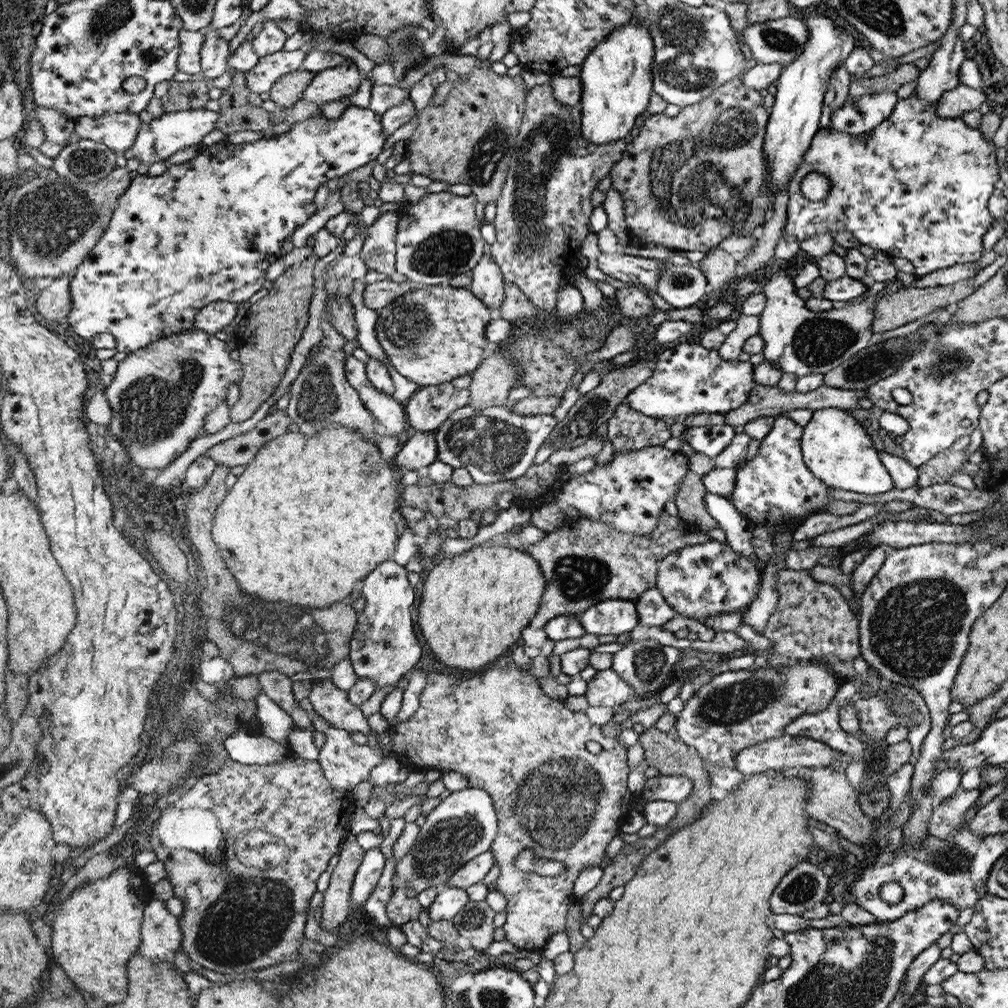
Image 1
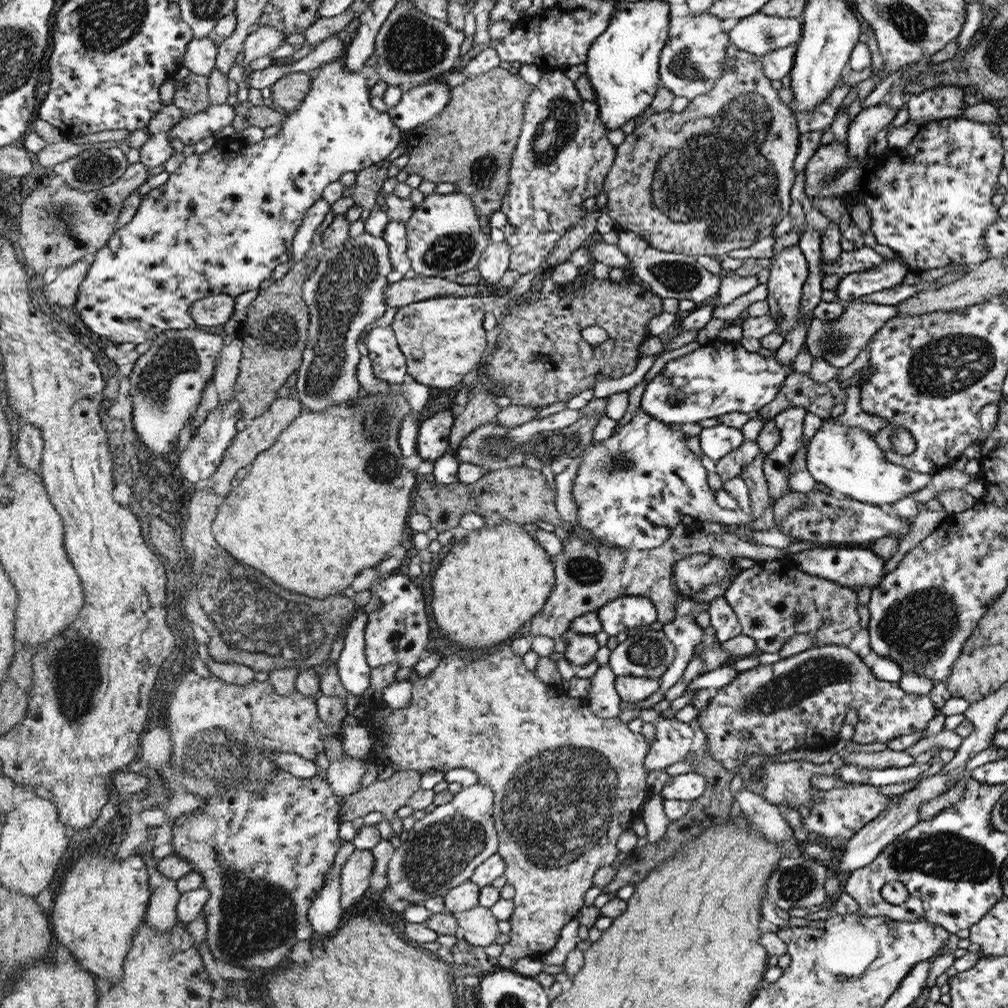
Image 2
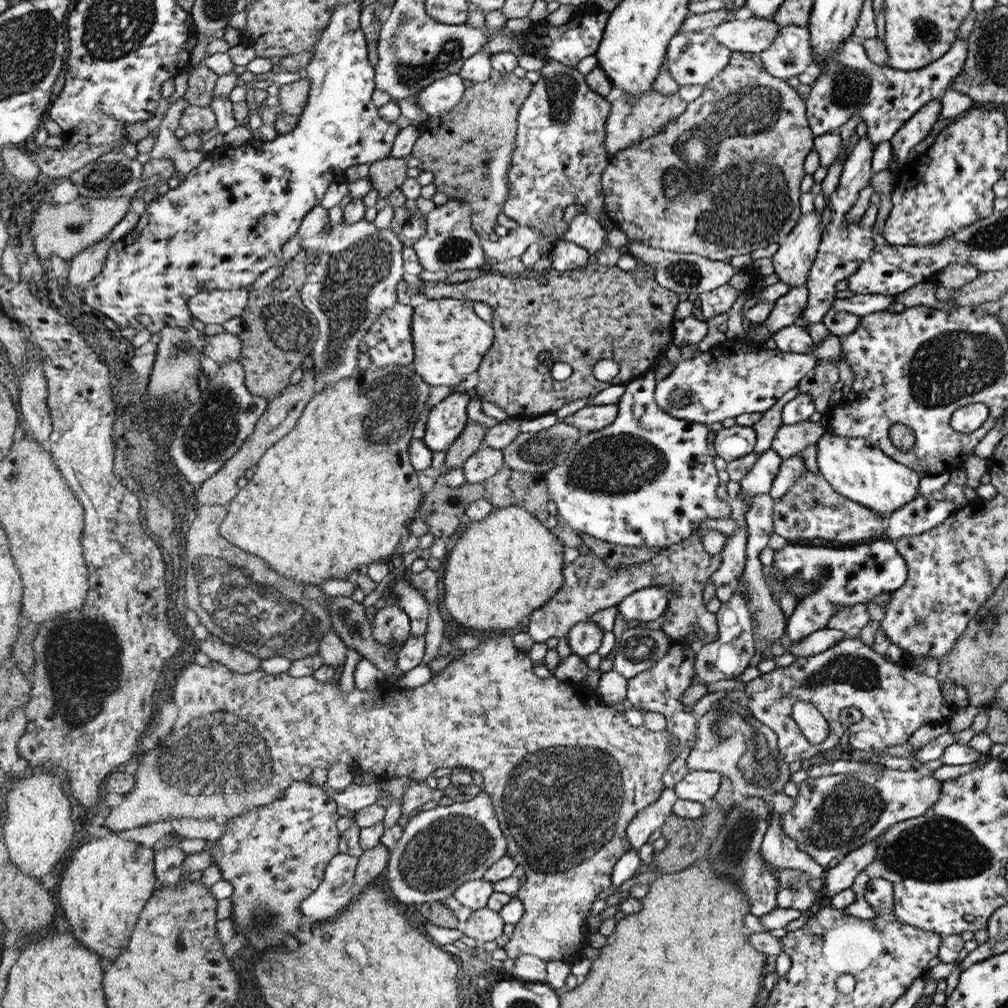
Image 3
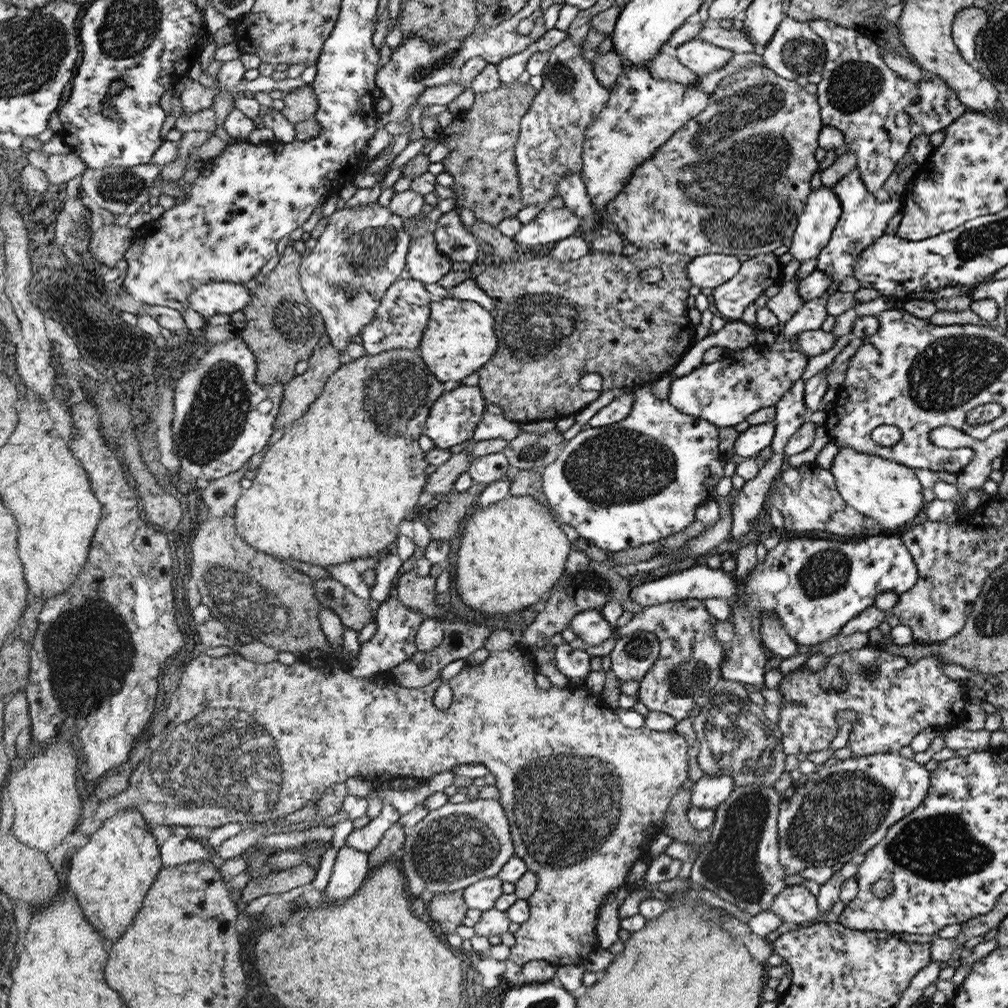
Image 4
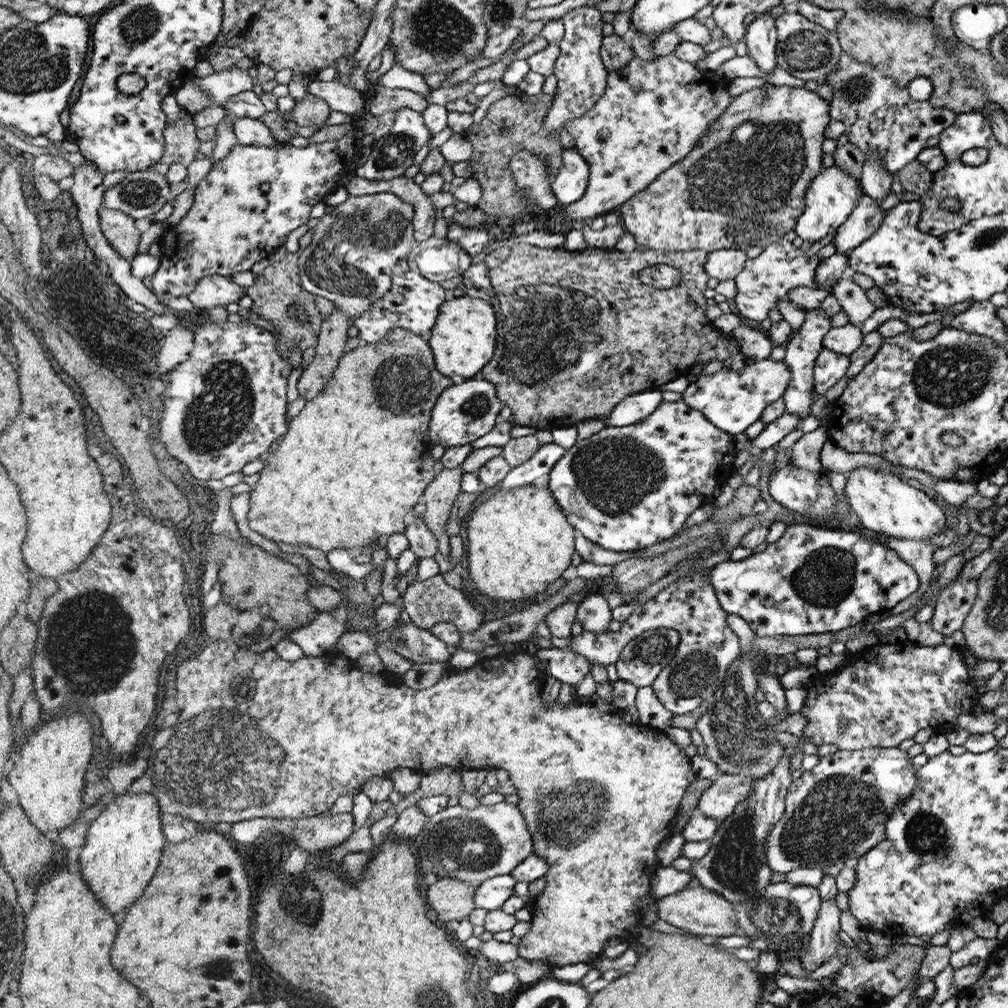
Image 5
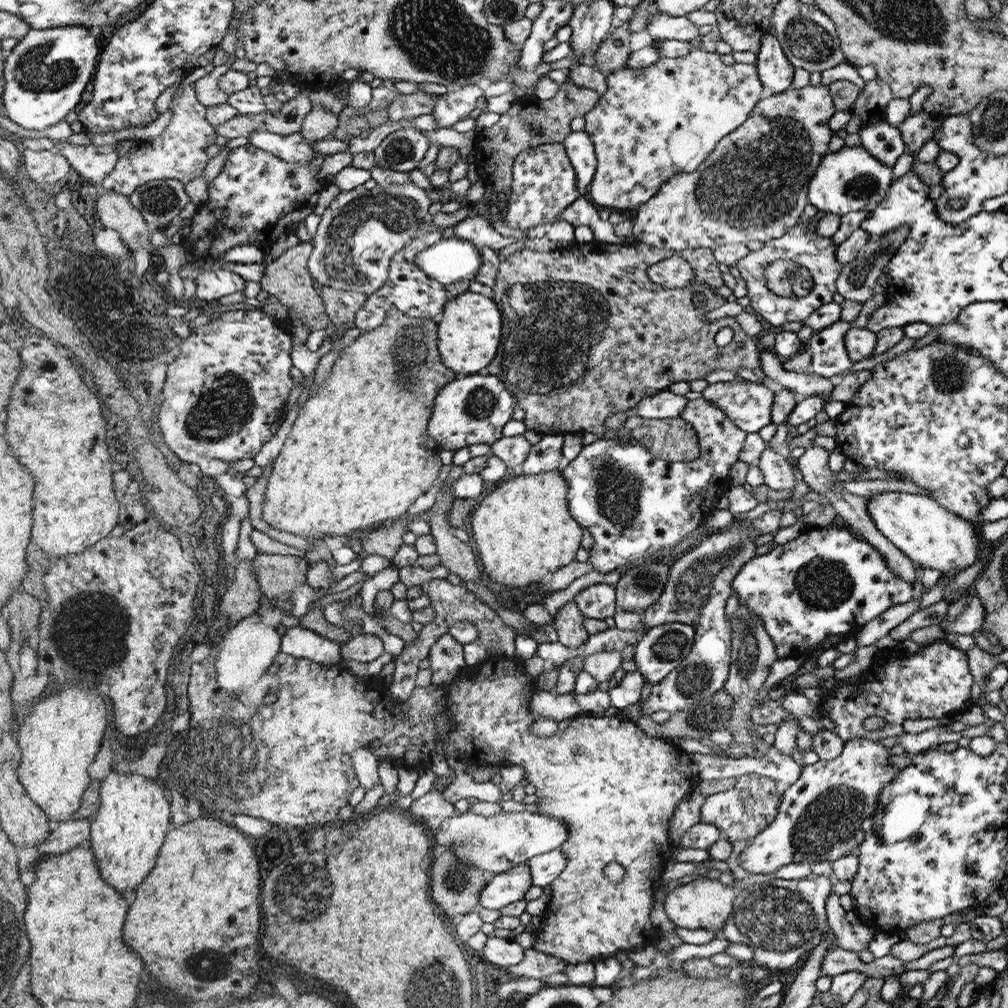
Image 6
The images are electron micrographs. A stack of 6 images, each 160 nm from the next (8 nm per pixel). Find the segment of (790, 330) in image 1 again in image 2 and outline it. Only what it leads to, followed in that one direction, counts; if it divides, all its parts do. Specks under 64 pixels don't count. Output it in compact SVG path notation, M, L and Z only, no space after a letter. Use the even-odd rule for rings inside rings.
M798 244L774 256L767 284L766 301L769 313L773 314L777 322L775 332L785 336L801 320L800 300L806 278L808 278L808 263ZM845 304L840 318L824 321L816 317L809 320L803 348L812 355L812 359L828 361L828 364L843 369L850 365L860 351L867 347L869 340L875 336L887 320L896 317L897 308L884 304Z

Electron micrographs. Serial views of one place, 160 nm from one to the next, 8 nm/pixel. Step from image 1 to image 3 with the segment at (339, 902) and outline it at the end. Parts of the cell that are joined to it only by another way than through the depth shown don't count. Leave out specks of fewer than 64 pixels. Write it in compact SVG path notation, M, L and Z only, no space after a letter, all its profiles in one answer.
M381 842L374 848L365 850L358 859L358 866L354 871L354 890L356 896L381 873L384 873L389 852Z

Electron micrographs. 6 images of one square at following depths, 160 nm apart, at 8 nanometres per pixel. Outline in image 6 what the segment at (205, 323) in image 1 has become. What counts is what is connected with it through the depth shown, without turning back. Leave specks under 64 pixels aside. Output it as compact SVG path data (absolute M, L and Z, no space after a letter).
M221 267L200 273L195 282L197 285L195 296L200 300L218 300L222 296L243 290L246 283L238 274Z

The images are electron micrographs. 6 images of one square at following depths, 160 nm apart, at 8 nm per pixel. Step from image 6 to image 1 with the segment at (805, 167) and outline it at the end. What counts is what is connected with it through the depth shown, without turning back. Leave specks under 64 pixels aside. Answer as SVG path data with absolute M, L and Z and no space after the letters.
M745 70L736 79L723 84L716 88L712 94L699 103L684 107L677 116L668 117L664 113L647 115L634 136L627 142L625 155L618 163L615 164L611 174L612 187L616 188L622 196L624 215L626 225L630 231L631 241L635 241L635 245L656 244L668 249L675 249L677 252L703 252L707 253L714 248L720 248L721 242L732 234L738 236L751 236L758 232L758 227L763 227L769 215L769 208L773 206L776 196L773 196L767 188L767 180L769 179L769 168L767 168L767 160L763 154L763 144L766 142L767 122L770 114L762 107L764 97L760 95L760 90L752 90L743 83Z

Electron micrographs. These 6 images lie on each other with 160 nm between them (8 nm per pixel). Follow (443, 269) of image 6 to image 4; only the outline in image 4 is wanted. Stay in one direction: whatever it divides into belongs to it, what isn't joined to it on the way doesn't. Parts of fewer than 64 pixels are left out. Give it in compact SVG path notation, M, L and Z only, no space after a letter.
M431 230L411 242L407 267L412 279L424 284L437 283L452 270L453 264L436 249L434 232Z

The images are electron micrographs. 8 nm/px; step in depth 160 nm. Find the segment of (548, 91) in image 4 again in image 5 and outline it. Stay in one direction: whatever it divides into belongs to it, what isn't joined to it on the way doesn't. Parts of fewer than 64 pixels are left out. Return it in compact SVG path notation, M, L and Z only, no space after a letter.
M594 3L573 9L560 20L565 31L564 36L556 42L560 47L560 54L557 56L553 72L559 81L541 128L545 132L557 132L563 150L569 150L575 148L575 140L566 131L565 124L590 111L607 90L609 73L602 59L602 40L608 28L602 21L602 12Z

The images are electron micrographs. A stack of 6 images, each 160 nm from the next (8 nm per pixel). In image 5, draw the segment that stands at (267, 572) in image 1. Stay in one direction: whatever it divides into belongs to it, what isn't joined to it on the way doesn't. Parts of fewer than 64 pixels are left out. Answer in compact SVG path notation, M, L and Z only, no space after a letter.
M399 326L394 327L387 335L386 338L382 342L374 342L374 343L364 343L360 345L358 348L354 348L354 350L347 352L344 354L343 359L340 360L339 366L336 367L334 374L332 375L331 380L326 384L322 391L319 392L315 398L310 399L304 406L304 408L299 412L297 416L292 418L289 422L289 429L286 436L283 436L282 442L278 446L278 449L274 450L274 452L269 453L269 457L265 460L264 468L259 472L260 479L256 483L256 486L250 490L250 509L248 512L248 526L250 530L254 530L254 532L258 532L258 534L262 534L264 538L268 538L268 540L273 540L273 542L284 542L284 544L301 544L302 546L311 546L312 548L316 548L316 550L322 550L326 554L331 550L336 550L337 548L349 549L352 552L355 551L369 551L373 548L370 545L370 540L372 542L376 542L376 538L380 538L380 536L389 537L394 533L403 533L405 527L402 528L402 518L410 512L410 510L414 509L414 506L418 504L418 500L420 500L420 496L424 494L424 490L427 490L428 484L430 484L434 478L434 459L431 455L432 447L434 446L430 437L430 422L431 422L431 410L434 408L440 393L448 387L453 385L452 379L450 376L444 376L438 370L438 366L435 364L435 354L432 353L432 348L430 346L429 340L424 340L423 336L416 334L415 332L410 332L409 330L404 330Z

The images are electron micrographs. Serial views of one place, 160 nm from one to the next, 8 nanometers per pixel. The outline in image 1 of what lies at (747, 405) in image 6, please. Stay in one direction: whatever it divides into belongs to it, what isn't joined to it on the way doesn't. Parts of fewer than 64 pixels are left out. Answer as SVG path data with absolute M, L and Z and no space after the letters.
M680 343L662 354L653 375L634 388L625 402L630 408L657 419L664 416L675 419L689 414L724 414L744 404L748 393L758 386L754 371L749 361L724 361L718 349L706 349L700 343Z

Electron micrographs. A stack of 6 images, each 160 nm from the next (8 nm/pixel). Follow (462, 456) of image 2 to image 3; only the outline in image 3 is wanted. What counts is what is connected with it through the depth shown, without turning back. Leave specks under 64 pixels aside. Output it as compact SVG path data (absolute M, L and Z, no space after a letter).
M617 404L586 405L584 408L562 418L559 422L579 428L583 434L596 432L610 426L618 412Z

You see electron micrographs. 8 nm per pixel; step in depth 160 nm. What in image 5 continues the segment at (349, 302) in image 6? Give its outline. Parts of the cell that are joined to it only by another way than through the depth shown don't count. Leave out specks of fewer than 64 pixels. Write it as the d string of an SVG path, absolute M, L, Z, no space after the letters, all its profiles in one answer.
M337 306L322 326L318 340L316 355L310 362L297 382L299 396L309 401L315 398L331 380L340 360L347 351L348 328L352 318L346 316Z

